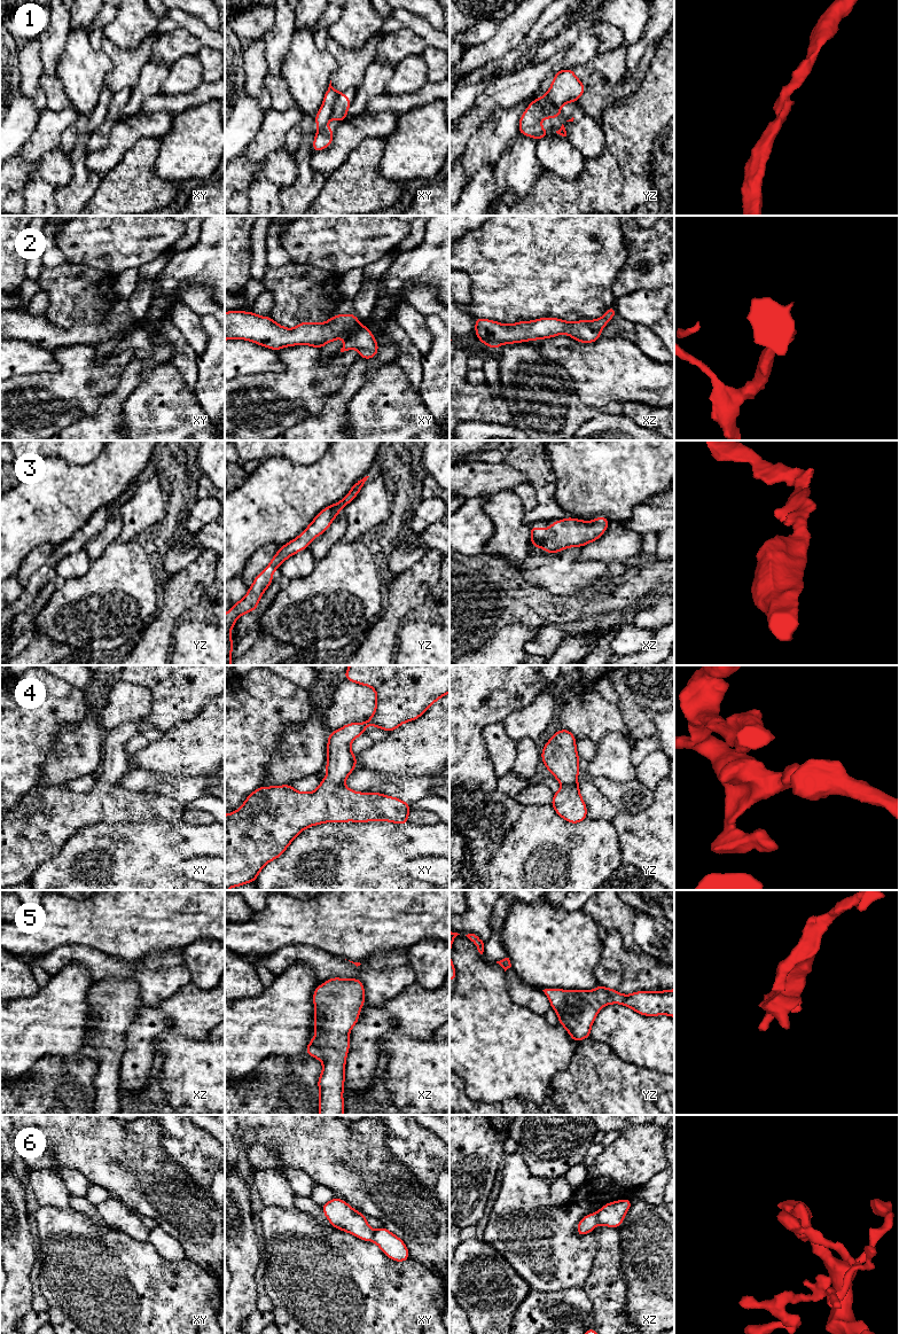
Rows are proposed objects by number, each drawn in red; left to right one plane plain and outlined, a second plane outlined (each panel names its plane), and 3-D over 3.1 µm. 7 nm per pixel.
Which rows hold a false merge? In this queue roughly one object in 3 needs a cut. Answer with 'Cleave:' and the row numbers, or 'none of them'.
Cleave: 1, 6

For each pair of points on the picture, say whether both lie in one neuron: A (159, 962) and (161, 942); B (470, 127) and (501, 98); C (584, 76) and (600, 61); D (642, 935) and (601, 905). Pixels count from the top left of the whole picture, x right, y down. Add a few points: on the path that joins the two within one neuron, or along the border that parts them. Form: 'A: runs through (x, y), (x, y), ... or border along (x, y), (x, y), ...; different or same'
A: border along (182, 949), (153, 951), (139, 962); different
B: runs through (475, 118), (492, 101); same
C: runs through (587, 72), (596, 64); same
D: runs through (632, 925), (611, 913); same

